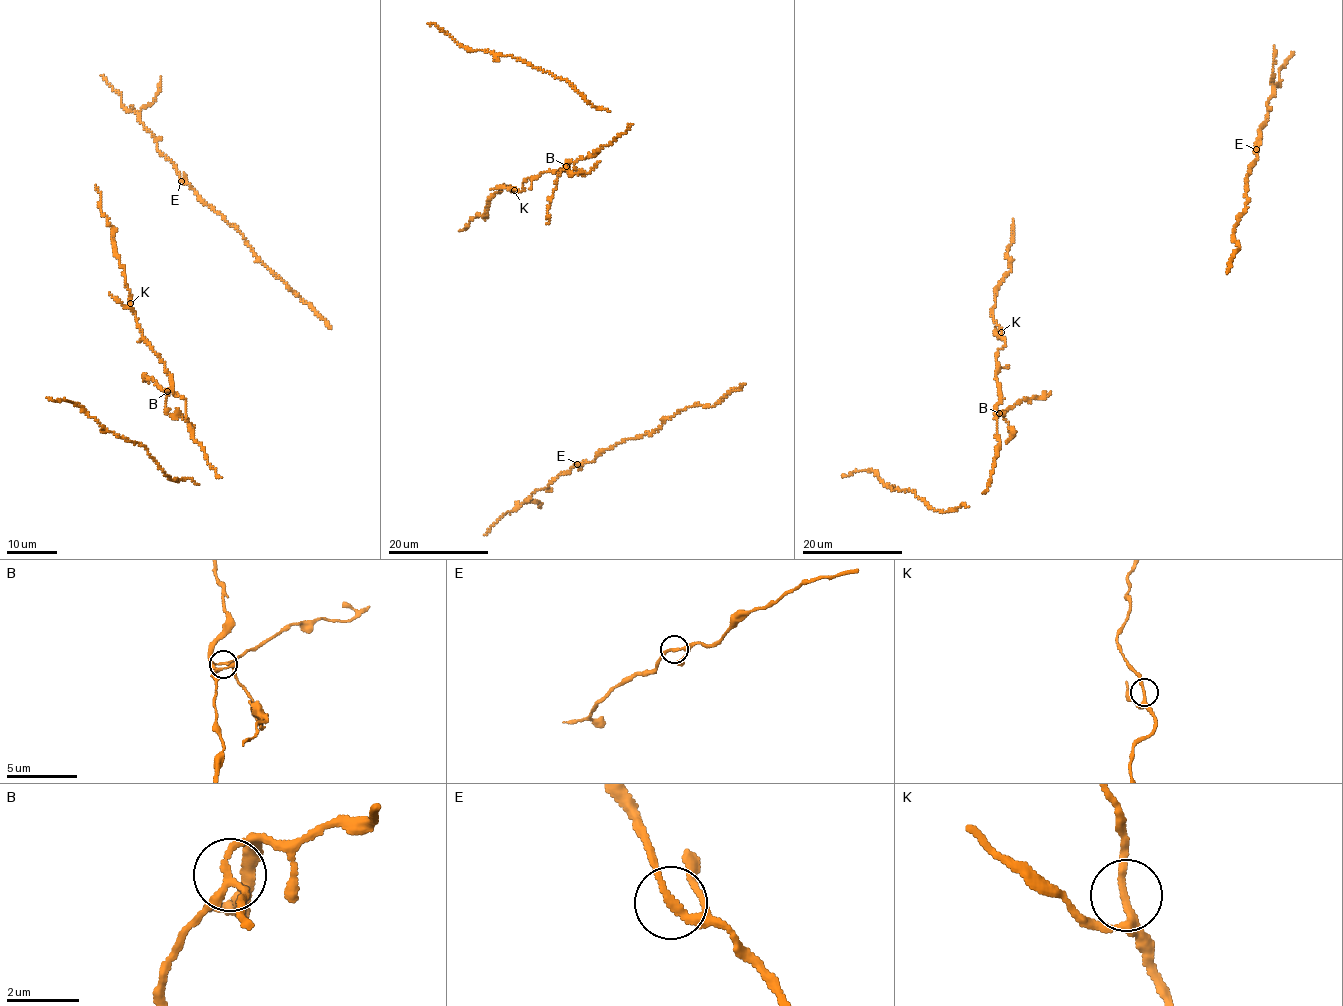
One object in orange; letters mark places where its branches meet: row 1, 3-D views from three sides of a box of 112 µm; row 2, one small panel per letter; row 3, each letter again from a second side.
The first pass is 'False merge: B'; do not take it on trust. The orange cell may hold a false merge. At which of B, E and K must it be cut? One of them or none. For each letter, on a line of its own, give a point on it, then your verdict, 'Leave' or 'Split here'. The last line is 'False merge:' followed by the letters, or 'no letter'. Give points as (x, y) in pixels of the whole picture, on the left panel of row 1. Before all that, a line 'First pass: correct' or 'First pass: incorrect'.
First pass: correct
B: Place: (167, 391). Split here
E: Place: (181, 181). Leave
K: Place: (130, 303). Leave
False merge: B

